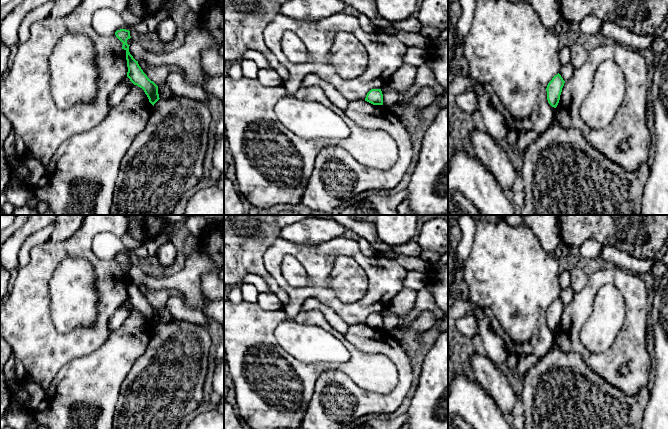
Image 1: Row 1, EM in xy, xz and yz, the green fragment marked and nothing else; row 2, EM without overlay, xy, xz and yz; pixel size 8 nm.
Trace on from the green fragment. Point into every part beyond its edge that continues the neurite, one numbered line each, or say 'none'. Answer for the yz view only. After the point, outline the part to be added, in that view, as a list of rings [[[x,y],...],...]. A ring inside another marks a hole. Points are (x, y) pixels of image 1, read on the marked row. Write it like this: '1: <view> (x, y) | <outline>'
none

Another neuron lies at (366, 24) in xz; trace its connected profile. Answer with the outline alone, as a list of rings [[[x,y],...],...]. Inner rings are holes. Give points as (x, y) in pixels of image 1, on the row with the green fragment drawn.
[[[360,14],[358,17],[358,21],[360,23],[361,28],[366,32],[376,31],[376,26],[374,23],[364,14]]]

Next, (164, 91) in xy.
[[[165,83],[158,86],[158,94],[161,100],[168,99],[174,95],[173,92]]]

